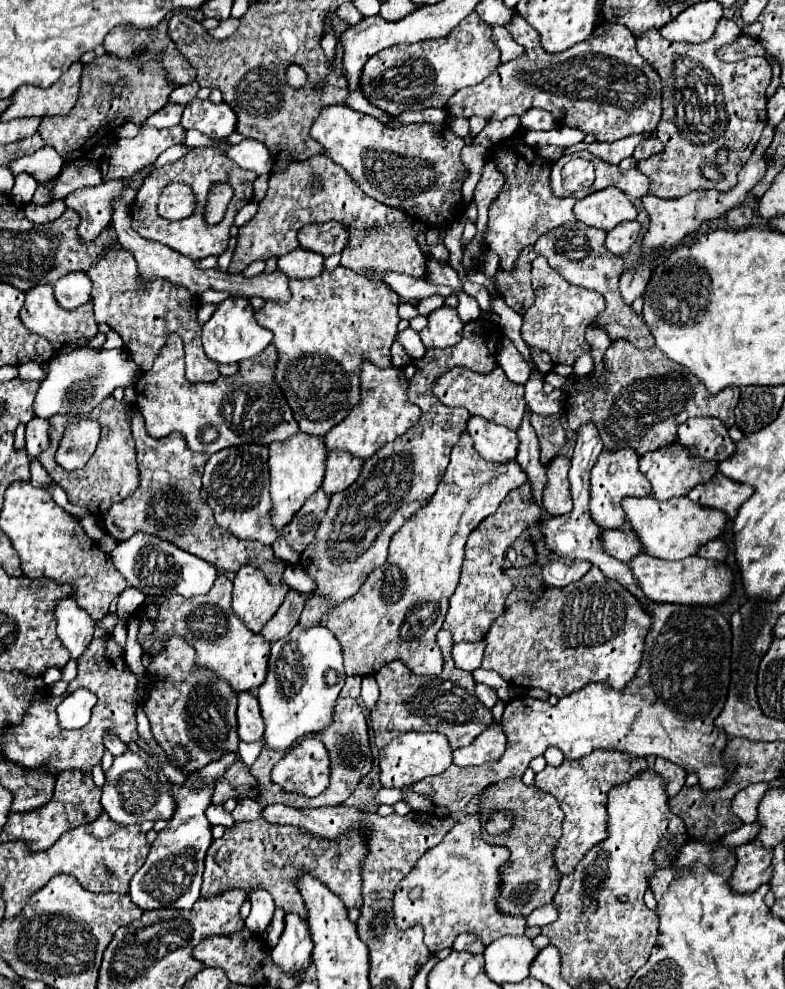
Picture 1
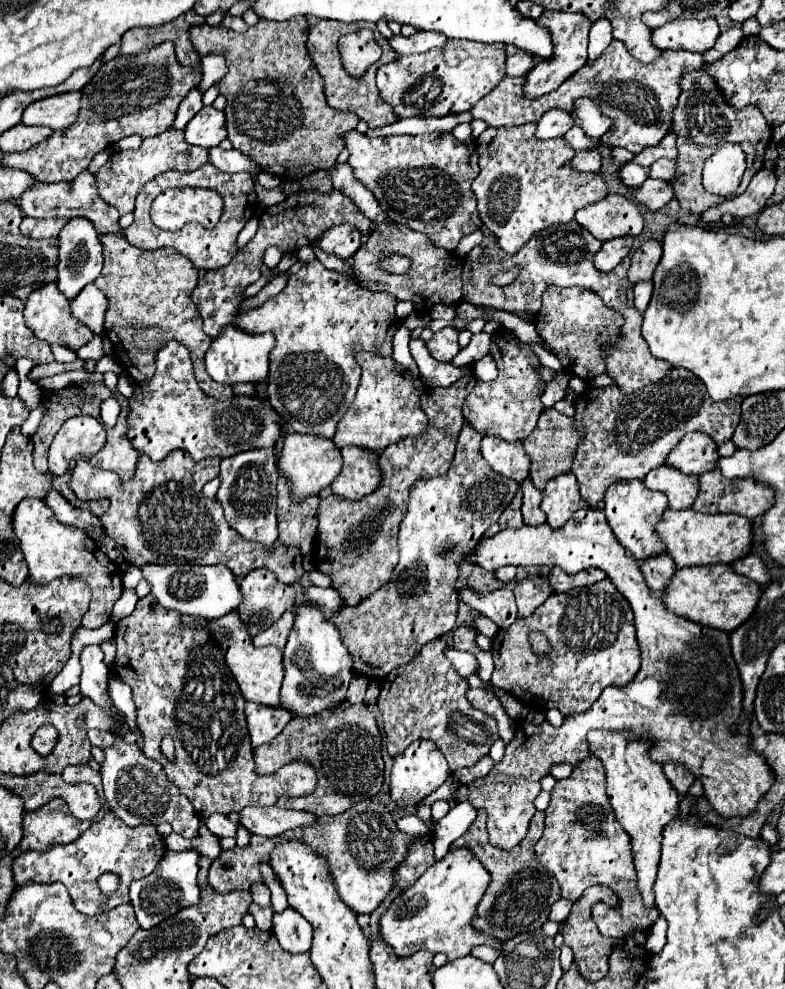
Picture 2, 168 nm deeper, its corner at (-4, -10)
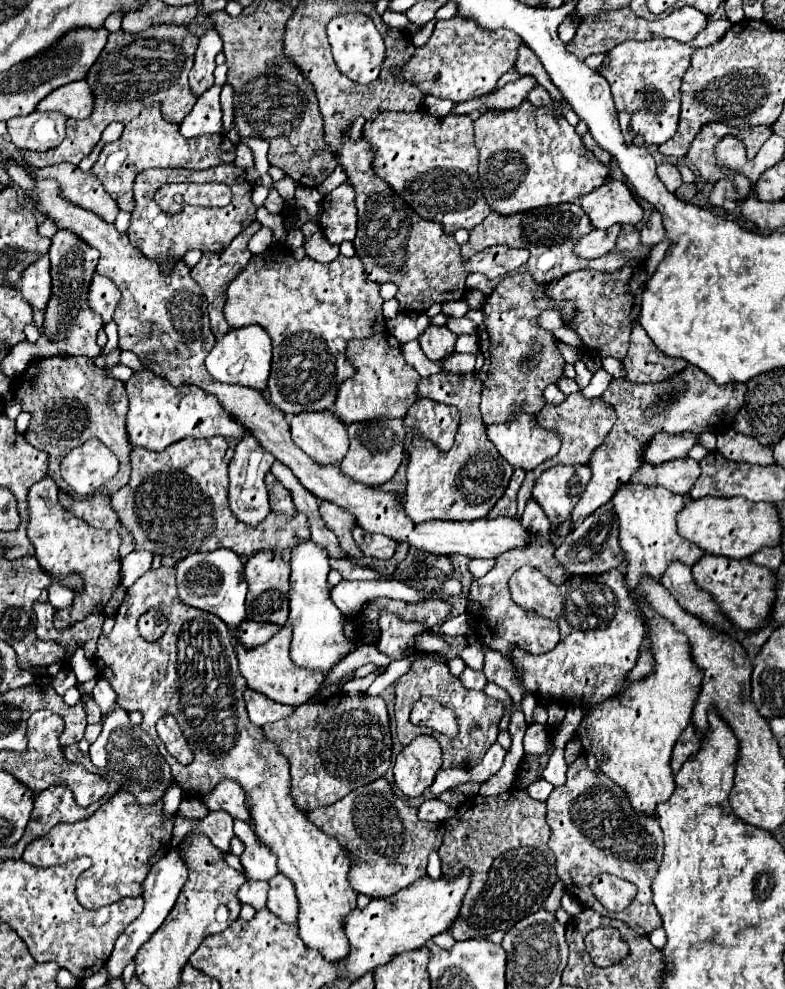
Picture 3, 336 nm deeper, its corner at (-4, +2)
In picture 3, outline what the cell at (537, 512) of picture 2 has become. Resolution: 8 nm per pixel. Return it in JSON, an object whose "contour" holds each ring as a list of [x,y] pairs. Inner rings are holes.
{"contour":[[[533,498],[525,506],[525,512],[521,516],[521,524],[523,524],[523,528],[527,528],[527,532],[531,532],[535,536],[535,540],[531,540],[531,544],[525,544],[523,548],[513,548],[513,550],[503,552],[503,556],[497,558],[497,564],[491,568],[491,572],[487,572],[483,578],[477,578],[471,584],[471,588],[469,588],[467,596],[465,596],[467,606],[479,606],[481,608],[481,612],[477,612],[473,616],[479,622],[477,624],[477,636],[481,638],[481,642],[487,648],[501,652],[505,658],[511,656],[513,648],[521,648],[521,650],[525,650],[529,654],[545,654],[545,652],[553,650],[555,644],[559,642],[559,628],[557,628],[557,624],[553,620],[543,618],[537,612],[519,608],[511,600],[509,584],[507,584],[511,574],[527,564],[527,566],[533,566],[533,568],[541,570],[553,584],[563,584],[571,576],[553,556],[555,546],[549,544],[551,524],[549,524],[547,516],[543,514],[543,510],[539,508],[539,504]]]}

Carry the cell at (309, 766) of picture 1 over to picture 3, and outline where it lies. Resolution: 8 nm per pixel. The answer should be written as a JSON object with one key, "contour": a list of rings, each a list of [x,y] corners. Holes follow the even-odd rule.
{"contour":[[[161,566],[157,570],[147,570],[141,578],[135,580],[131,588],[127,588],[127,596],[115,614],[113,630],[109,634],[101,634],[97,640],[95,666],[99,670],[99,676],[107,676],[111,688],[117,692],[119,706],[123,706],[125,710],[139,710],[143,714],[141,728],[153,738],[159,752],[171,766],[173,778],[187,794],[203,796],[221,778],[229,778],[241,784],[247,796],[247,808],[253,820],[255,834],[277,854],[279,870],[295,884],[295,892],[299,900],[299,914],[297,914],[299,938],[309,948],[319,950],[329,962],[343,960],[349,954],[349,942],[343,932],[343,918],[357,908],[357,892],[351,888],[347,880],[353,864],[353,854],[347,848],[343,848],[335,838],[327,836],[315,824],[311,824],[307,816],[297,808],[289,792],[289,760],[279,752],[277,744],[267,740],[263,736],[263,730],[253,726],[251,720],[247,718],[245,702],[243,702],[243,692],[247,688],[247,682],[239,672],[237,654],[235,654],[229,628],[221,620],[217,620],[217,616],[183,604],[183,600],[179,600],[177,586],[175,586],[175,570]],[[149,608],[159,608],[169,622],[167,632],[157,642],[143,640],[137,630],[139,614],[147,612]],[[167,714],[173,714],[177,718],[191,750],[195,752],[195,760],[189,766],[181,766],[165,750],[165,744],[155,732],[157,720]]]}

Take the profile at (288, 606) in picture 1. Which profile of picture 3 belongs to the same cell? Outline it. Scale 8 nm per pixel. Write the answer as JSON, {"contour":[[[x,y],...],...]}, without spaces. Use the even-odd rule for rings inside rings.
{"contour":[[[247,620],[241,624],[241,628],[237,632],[237,642],[243,648],[251,650],[251,648],[265,644],[277,630],[279,630],[279,626],[275,626],[275,624],[259,624],[259,622]]]}

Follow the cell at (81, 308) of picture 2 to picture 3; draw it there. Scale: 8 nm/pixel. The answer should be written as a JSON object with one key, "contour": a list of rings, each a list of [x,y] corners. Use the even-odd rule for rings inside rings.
{"contour":[[[95,274],[91,288],[89,288],[89,306],[103,316],[103,322],[113,320],[113,312],[121,300],[119,288],[107,278]]]}

